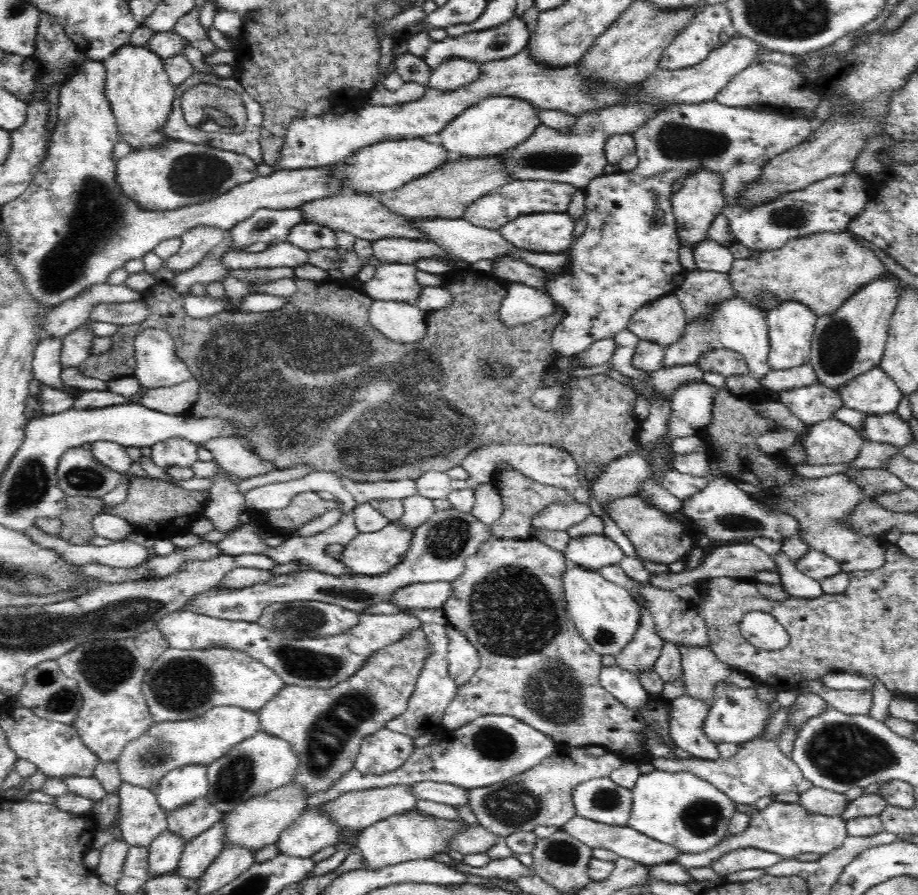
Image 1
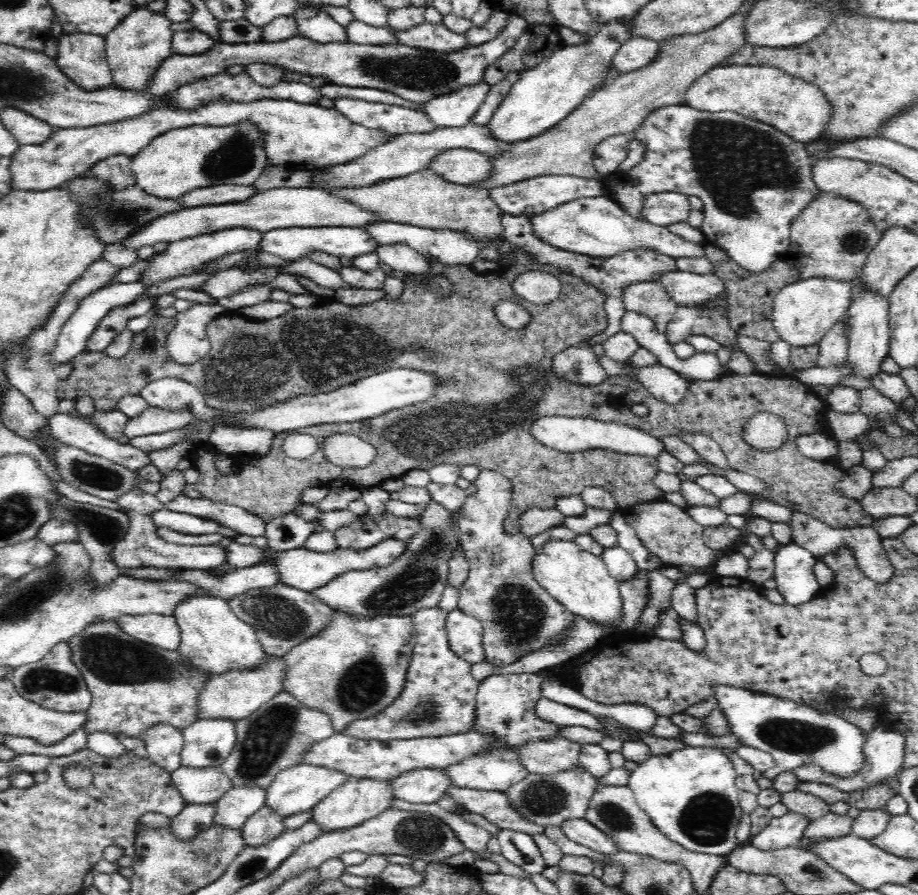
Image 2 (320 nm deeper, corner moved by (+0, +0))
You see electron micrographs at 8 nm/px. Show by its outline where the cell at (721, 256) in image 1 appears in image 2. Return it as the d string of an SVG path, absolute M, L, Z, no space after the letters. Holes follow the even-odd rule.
M612 197L581 198L561 204L552 210L531 218L532 227L540 239L547 244L588 257L606 259L631 249L658 250L666 257L702 258L706 257L704 247L675 235L668 227L652 224L644 219L636 219L626 213Z

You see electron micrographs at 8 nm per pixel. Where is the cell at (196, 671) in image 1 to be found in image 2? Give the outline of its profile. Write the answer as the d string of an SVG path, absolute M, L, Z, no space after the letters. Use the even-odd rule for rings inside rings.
M196 593L178 603L171 614L181 630L181 643L178 648L182 663L190 663L208 675L222 675L234 669L261 667L266 661L266 651L258 640L256 631L240 620L230 608L227 600L210 593Z

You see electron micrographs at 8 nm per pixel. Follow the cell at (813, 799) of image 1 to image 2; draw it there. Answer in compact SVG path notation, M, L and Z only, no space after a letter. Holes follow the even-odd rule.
M789 811L784 816L774 817L764 830L751 836L748 844L764 851L797 846L810 821L805 816Z

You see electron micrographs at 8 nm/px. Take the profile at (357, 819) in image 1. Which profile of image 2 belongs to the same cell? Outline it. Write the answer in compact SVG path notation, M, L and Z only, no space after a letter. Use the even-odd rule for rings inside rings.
M438 768L415 769L394 778L390 783L396 800L412 804L440 803L453 786L446 772Z

